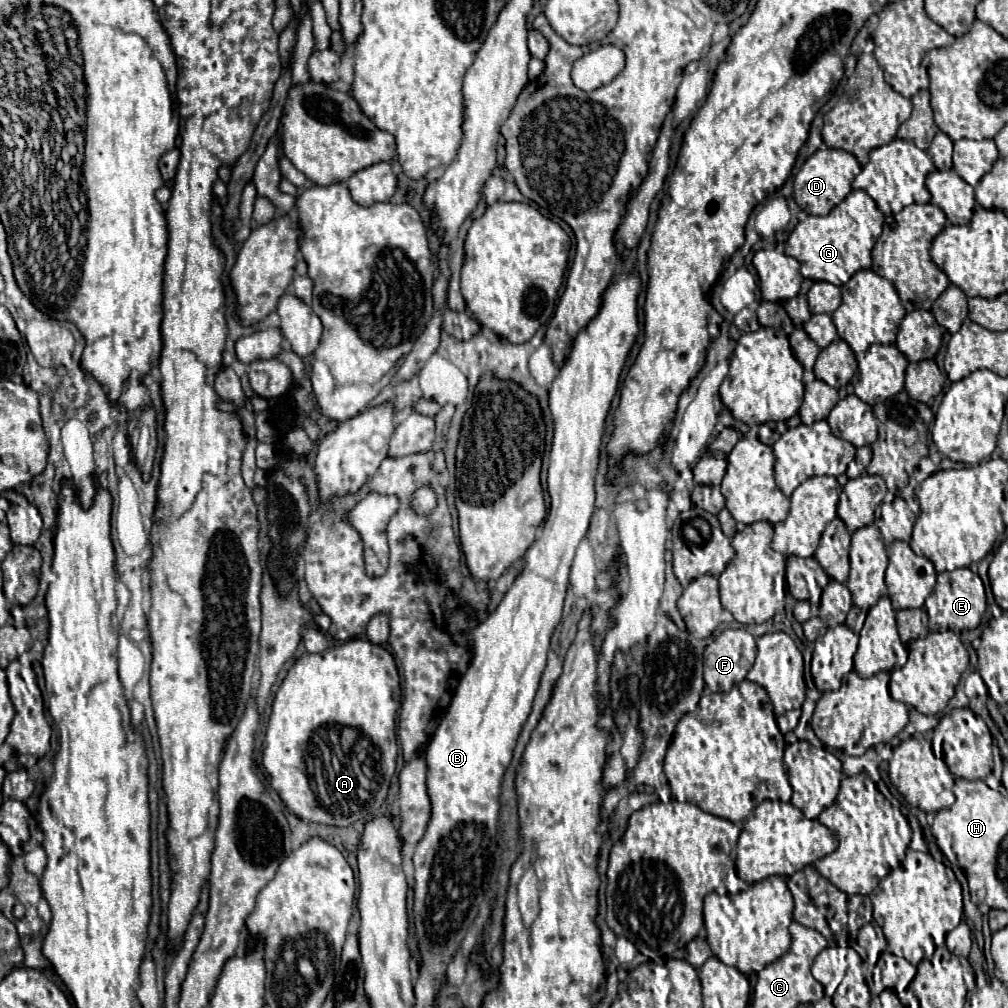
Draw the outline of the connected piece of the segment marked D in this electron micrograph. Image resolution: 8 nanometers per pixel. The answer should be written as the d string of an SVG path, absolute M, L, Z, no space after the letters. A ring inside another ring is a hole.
M820 148L802 164L800 172L794 176L794 200L806 214L824 216L852 192L850 184L858 174L860 174L860 164L850 152Z

